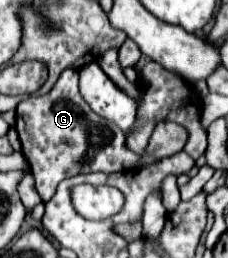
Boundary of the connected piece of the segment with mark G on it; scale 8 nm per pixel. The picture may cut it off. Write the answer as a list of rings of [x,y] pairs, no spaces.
[[[64,69],[60,79],[46,95],[26,97],[16,107],[16,131],[22,141],[32,175],[36,175],[36,191],[42,201],[50,201],[62,179],[80,173],[116,173],[122,169],[138,169],[140,155],[126,147],[126,135],[112,123],[98,117],[78,91],[78,73]]]

